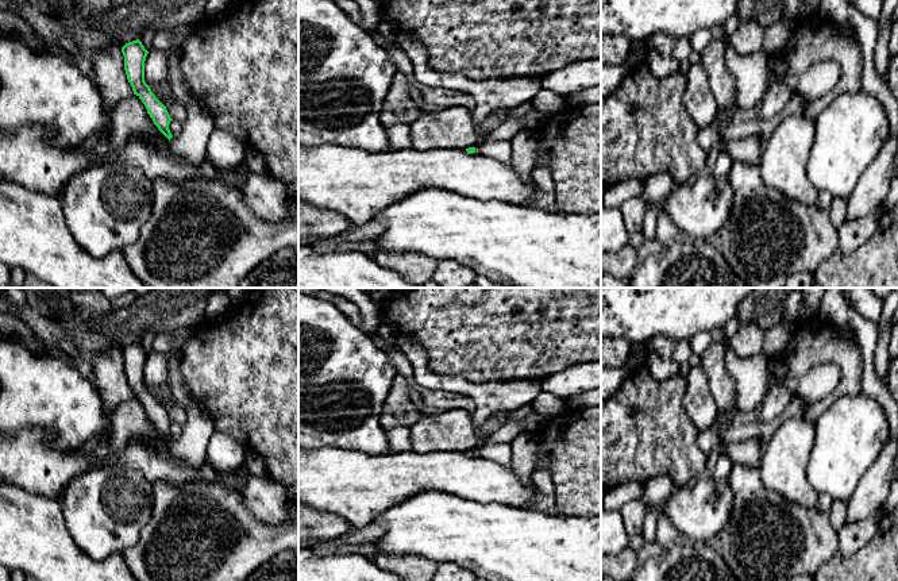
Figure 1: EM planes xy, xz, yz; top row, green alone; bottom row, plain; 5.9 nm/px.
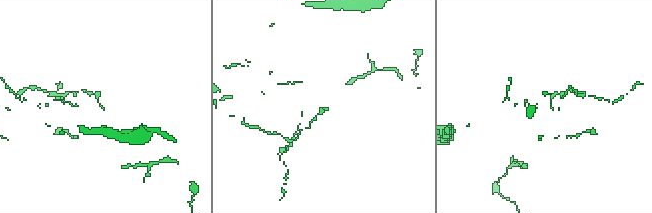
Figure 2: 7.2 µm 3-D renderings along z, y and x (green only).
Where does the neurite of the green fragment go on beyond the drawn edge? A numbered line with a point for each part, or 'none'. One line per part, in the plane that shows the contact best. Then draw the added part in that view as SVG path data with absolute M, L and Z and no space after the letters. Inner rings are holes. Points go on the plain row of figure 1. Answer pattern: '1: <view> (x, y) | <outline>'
none

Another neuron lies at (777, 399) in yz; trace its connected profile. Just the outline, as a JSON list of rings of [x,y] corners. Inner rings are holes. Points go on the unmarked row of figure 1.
[[[770,386],[763,404],[760,405],[760,422],[771,422],[776,419],[787,407],[793,397],[793,392],[785,386]]]

